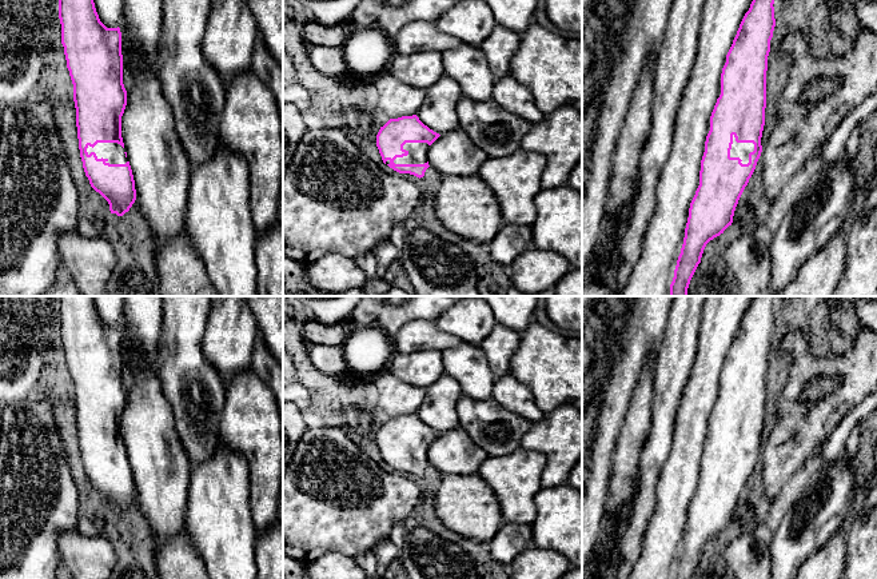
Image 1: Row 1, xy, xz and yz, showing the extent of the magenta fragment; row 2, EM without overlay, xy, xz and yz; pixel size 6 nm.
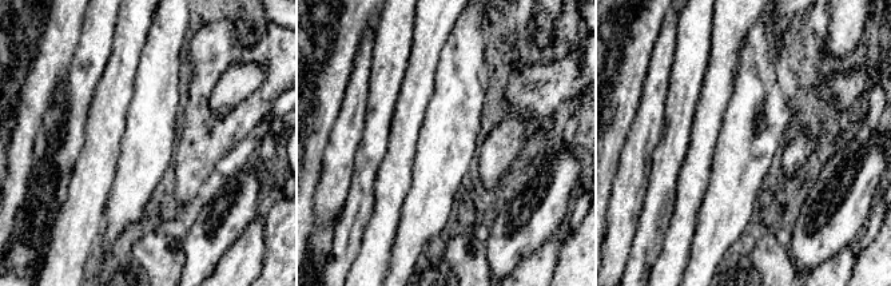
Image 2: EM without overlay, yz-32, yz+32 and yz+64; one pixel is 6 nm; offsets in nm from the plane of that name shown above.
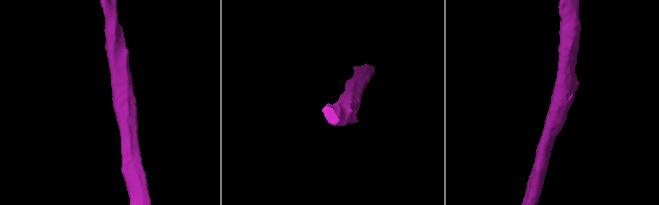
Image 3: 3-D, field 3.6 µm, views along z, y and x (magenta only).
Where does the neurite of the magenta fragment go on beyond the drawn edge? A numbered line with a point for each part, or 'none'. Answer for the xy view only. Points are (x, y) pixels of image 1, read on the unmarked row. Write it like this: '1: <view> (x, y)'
1: xy (114, 451)

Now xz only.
1: xz (417, 450)

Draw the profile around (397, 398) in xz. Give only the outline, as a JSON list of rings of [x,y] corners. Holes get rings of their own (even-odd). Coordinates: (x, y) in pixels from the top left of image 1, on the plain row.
[[[388,370],[375,375],[374,383],[379,391],[379,408],[388,418],[416,414],[427,391],[407,384]]]

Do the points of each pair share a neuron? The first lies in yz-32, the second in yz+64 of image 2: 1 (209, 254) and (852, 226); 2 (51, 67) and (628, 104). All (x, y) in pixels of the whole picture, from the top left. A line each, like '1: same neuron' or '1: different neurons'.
1: same neuron
2: same neuron

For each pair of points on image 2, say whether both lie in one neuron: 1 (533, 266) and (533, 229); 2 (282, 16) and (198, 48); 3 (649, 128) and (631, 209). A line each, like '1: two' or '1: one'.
1: two
2: two
3: one

